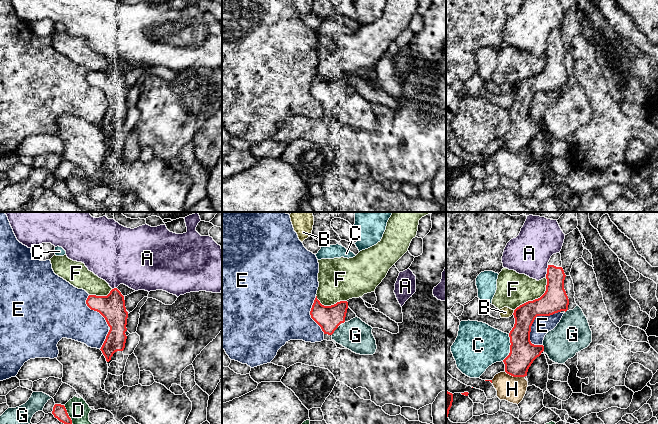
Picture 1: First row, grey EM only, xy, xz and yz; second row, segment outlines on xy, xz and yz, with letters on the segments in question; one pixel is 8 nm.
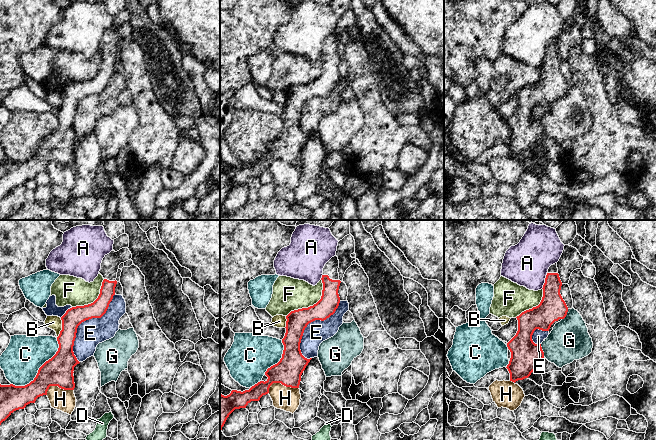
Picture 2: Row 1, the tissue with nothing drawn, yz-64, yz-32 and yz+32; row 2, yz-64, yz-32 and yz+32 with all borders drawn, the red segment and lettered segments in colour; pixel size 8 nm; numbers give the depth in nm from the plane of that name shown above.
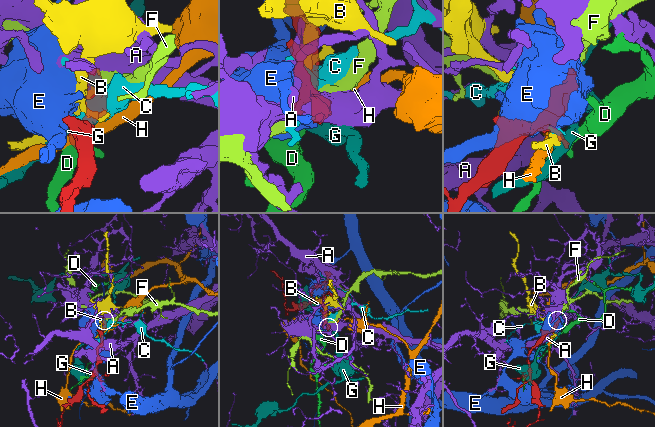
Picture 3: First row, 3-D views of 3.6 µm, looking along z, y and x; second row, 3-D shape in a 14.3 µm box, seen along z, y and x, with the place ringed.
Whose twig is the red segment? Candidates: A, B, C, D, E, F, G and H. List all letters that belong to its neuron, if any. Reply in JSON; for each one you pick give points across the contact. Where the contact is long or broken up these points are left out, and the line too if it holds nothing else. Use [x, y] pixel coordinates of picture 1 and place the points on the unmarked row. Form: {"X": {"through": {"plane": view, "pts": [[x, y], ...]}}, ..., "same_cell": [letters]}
{"same_cell": []}

